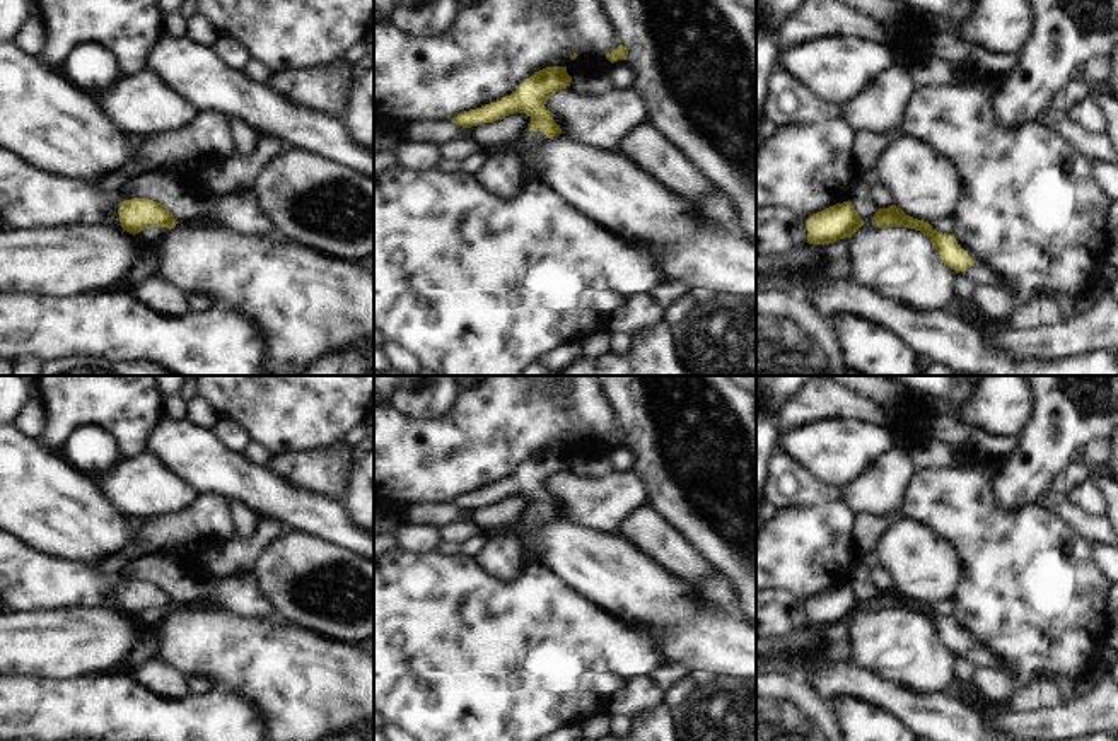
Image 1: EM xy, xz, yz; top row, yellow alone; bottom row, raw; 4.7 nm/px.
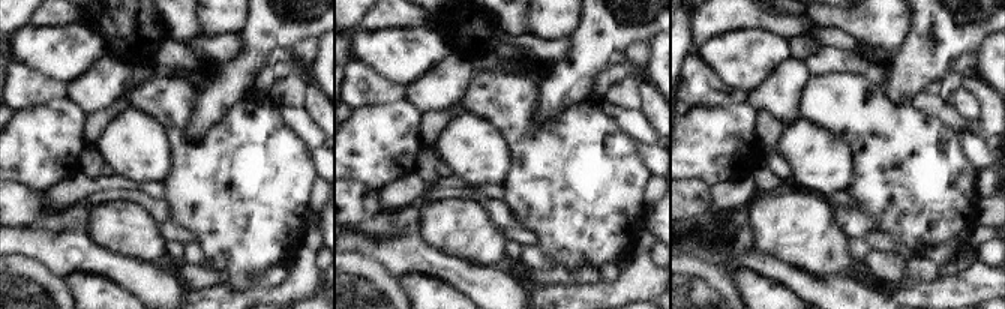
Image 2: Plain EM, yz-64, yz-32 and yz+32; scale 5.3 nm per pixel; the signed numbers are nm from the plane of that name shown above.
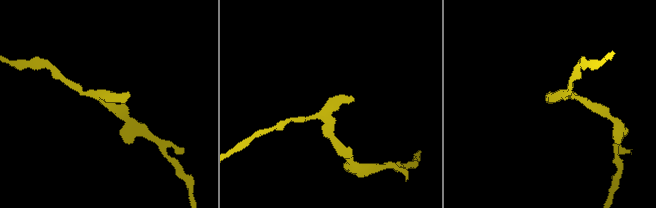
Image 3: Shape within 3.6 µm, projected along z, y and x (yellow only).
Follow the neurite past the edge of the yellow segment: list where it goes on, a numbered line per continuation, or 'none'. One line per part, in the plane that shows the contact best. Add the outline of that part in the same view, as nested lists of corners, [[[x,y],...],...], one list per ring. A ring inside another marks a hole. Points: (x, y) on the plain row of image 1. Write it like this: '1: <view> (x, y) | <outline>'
1: xy (152, 617) | [[[148,610],[148,611],[135,616],[135,620],[137,620],[138,623],[142,623],[143,627],[155,627],[155,625],[160,623],[167,615],[169,615],[169,611],[166,611],[166,610]]]

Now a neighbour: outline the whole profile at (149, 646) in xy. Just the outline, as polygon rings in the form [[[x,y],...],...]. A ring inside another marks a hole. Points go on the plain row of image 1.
[[[160,623],[147,627],[147,635],[137,644],[130,656],[128,668],[142,664],[145,659],[160,654]]]

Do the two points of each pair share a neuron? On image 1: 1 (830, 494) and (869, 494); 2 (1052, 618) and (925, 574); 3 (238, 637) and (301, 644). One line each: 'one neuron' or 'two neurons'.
1: two neurons
2: two neurons
3: one neuron

